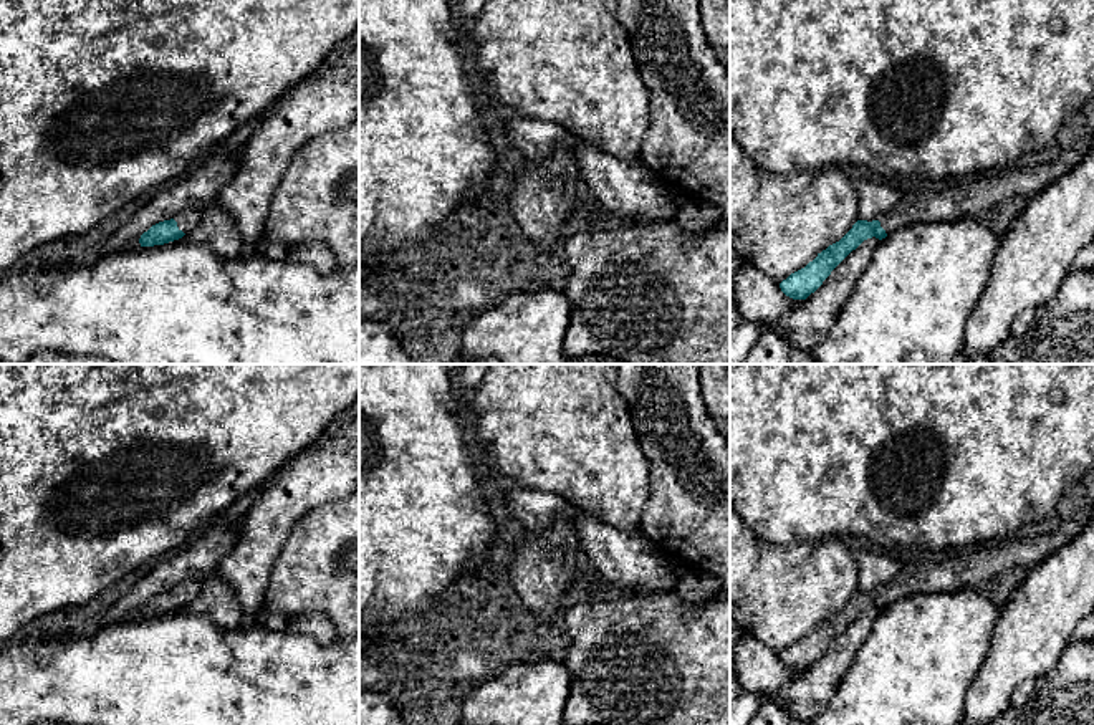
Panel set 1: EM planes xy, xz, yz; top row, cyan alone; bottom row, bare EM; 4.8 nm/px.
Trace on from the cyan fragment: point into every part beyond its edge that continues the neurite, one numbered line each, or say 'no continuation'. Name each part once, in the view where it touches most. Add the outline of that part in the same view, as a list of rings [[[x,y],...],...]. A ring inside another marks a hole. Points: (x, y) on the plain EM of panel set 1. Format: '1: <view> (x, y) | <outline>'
1: xy (187, 591) | [[[185,579],[174,591],[177,593],[179,601],[184,604],[194,601],[202,589],[202,583],[195,579]]]

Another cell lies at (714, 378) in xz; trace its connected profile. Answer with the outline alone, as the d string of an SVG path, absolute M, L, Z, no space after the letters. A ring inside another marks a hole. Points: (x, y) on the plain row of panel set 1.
M698 364L702 399L713 419L730 419L728 364Z

